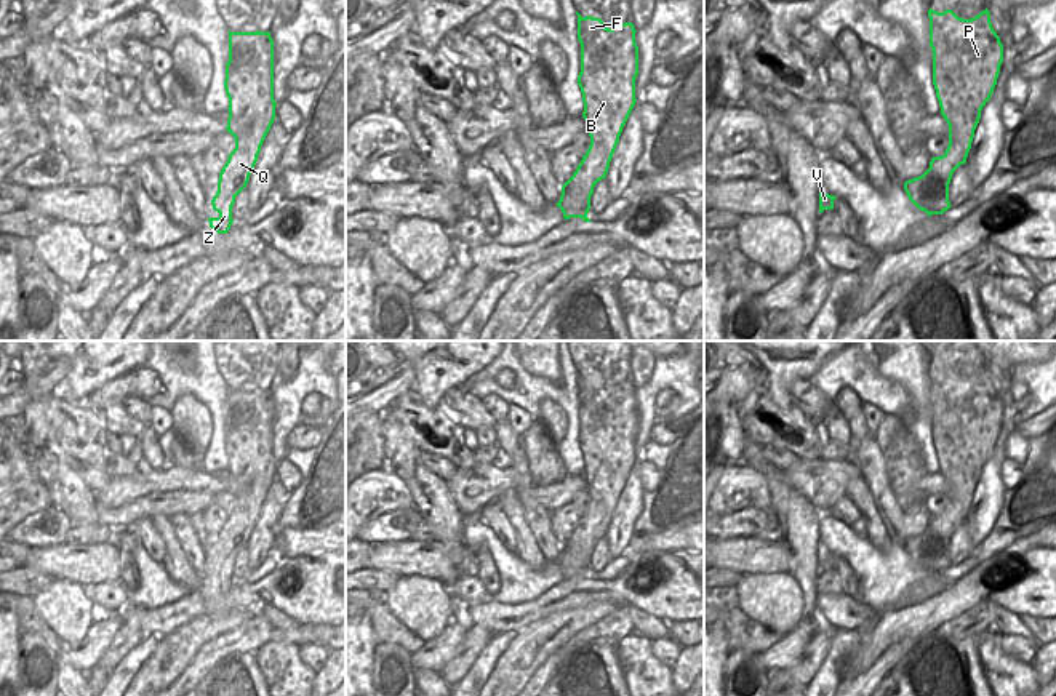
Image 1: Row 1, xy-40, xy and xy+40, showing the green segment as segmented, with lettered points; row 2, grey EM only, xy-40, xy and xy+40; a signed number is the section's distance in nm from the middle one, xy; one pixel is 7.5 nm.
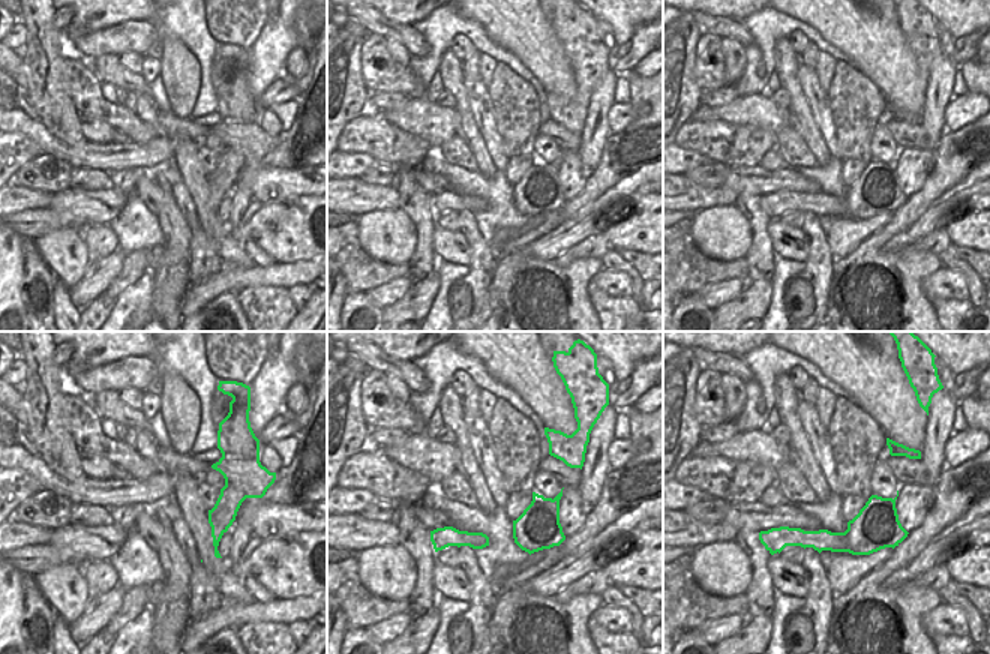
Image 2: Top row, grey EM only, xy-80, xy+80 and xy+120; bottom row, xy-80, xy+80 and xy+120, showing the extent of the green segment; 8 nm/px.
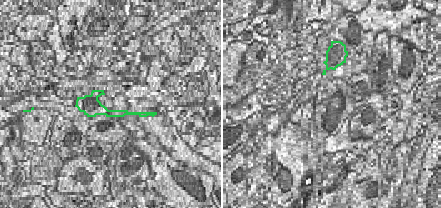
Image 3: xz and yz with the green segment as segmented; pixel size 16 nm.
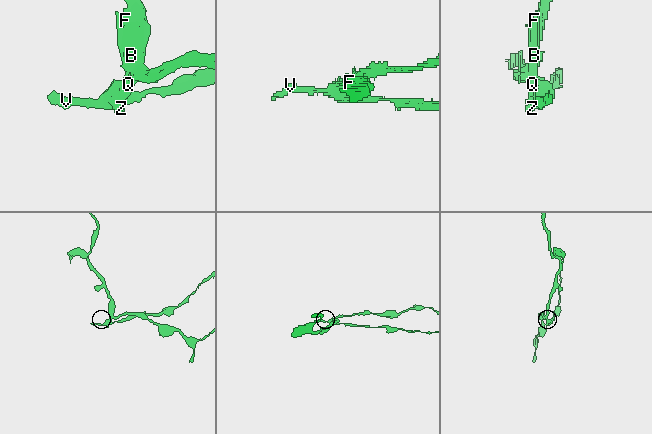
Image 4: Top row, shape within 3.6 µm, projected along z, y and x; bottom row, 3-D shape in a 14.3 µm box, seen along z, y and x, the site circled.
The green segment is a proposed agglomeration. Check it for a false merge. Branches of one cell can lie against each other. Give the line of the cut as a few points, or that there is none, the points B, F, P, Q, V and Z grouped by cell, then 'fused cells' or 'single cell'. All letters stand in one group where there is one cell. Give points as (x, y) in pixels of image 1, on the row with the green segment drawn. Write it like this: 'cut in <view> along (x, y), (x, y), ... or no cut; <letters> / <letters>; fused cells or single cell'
cut in xy along (573, 176), (570, 194), (560, 199); B F P Q Z / V; fused cells

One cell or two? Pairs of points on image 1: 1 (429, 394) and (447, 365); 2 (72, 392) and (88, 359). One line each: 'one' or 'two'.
1: one
2: one

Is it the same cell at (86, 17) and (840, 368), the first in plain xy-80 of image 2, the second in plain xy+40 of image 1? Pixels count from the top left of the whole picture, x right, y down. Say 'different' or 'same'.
different

